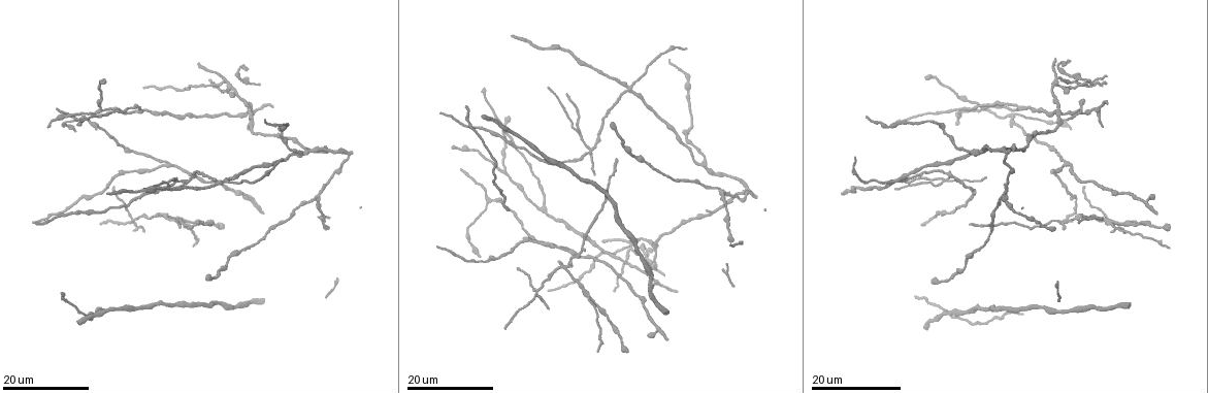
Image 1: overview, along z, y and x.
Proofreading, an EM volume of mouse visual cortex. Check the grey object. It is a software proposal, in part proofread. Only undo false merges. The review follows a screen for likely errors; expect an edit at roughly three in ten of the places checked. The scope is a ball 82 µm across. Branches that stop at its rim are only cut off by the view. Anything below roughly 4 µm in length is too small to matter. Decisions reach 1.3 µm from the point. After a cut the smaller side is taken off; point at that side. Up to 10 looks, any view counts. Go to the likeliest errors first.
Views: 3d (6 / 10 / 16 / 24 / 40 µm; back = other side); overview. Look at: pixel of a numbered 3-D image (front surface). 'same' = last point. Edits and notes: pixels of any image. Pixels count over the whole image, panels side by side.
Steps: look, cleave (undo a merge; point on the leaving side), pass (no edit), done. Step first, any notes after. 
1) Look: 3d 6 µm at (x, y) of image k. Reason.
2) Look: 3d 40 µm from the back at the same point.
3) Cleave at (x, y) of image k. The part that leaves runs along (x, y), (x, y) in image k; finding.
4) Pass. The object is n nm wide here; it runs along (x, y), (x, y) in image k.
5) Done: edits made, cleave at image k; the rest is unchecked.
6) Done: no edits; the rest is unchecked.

Look: 3d 16 µm at (567, 268) of image 1. Thin arm on a thick one.

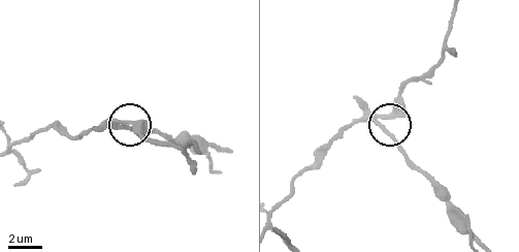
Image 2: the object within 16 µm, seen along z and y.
Look: 3d 6 µm at (380, 124) of image 2.

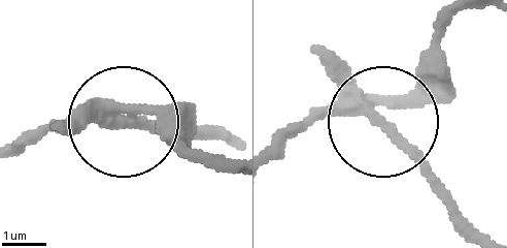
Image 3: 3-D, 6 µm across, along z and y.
Cleave at (162, 127) of image 3. The object is 270 nm wide here; a second neuron is stuck on.

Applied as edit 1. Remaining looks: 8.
Look: overview. See it whole again.

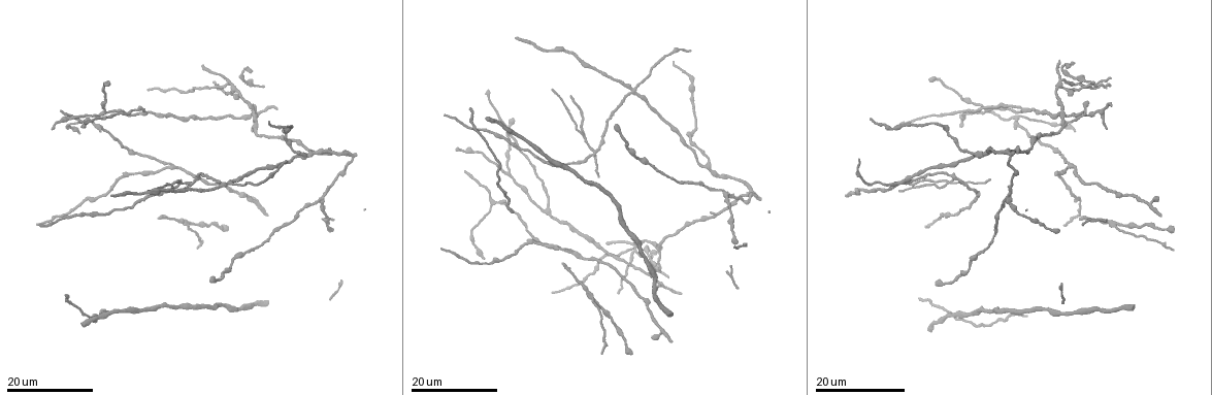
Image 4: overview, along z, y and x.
Look: 3d 24 µm at (545, 211) of image 4. Three arms meet.

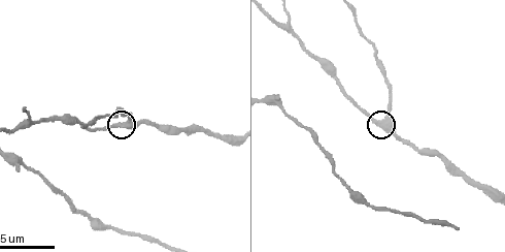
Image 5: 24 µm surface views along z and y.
Look: 3d 10 µm at (121, 124) of image 5. Zoom in.

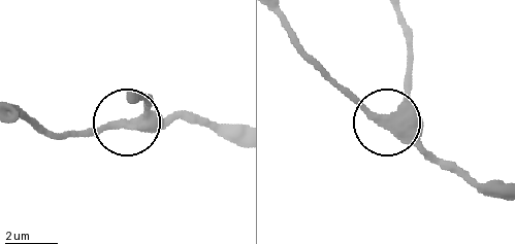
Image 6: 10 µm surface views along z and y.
Look: 3d 10 µm from the back at (131, 125) of image 6. Other side.

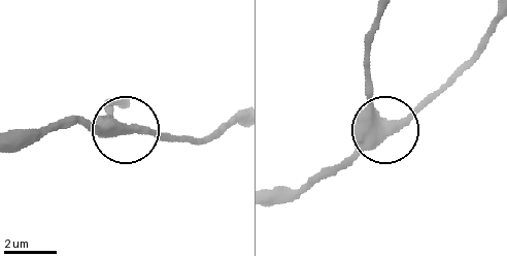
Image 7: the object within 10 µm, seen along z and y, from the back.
Pass. The side arm is 36 µm long; it runs along (273, 204), (300, 197), (380, 133), (384, 120), (367, 75) in image 7; continuous, no second neuron.

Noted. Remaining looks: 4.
Look: 3d 24 µm at (593, 296) of image 4. Three-way junction.

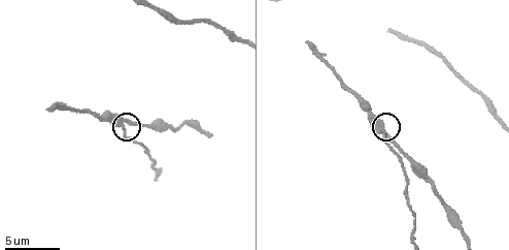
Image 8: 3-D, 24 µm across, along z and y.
Look: 3d 6 µm at (384, 128) of image 8.

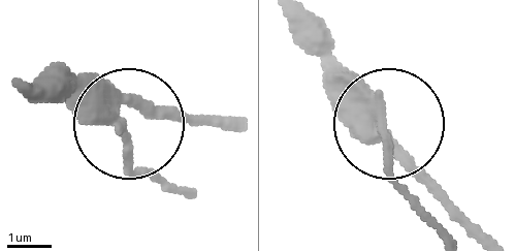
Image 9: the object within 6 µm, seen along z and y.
Cleave at (124, 162) of image 9. The object is 310 nm wide here; the part that leaves runs along (116, 121), (130, 161), (179, 194) in image 9; a second neuron is stuck on.

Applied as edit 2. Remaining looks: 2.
Done: edits made, cleave at image 3, cleave at image 9; the rest is unchecked.

